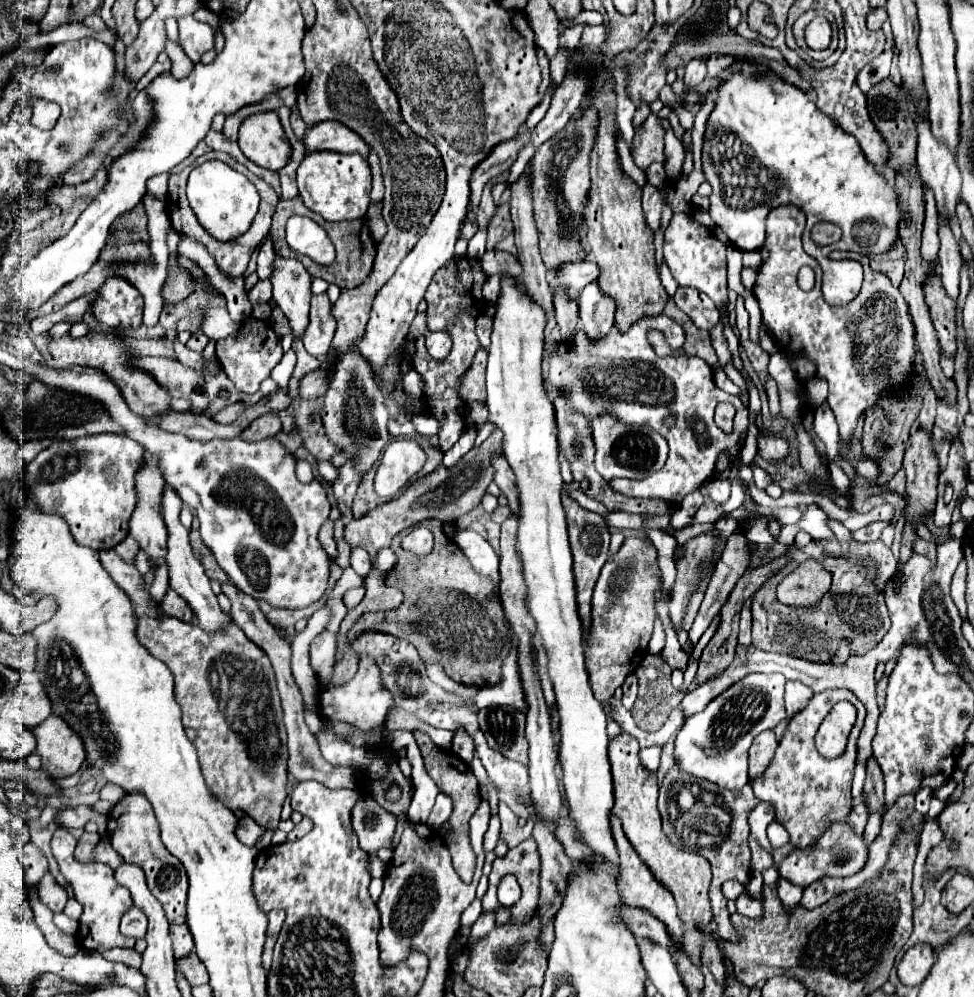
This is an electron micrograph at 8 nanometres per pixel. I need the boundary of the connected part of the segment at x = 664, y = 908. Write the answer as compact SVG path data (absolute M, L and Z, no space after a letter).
M612 815L610 823L612 823L614 841L616 841L616 847L618 847L618 853L620 853L620 893L624 897L624 903L630 905L630 907L644 907L644 909L648 909L652 915L656 915L668 927L668 933L674 937L674 941L678 941L682 937L682 931L684 931L686 925L680 923L680 919L676 915L676 903L674 903L672 895L666 891L666 887L662 887L654 879L654 875L650 873L646 863L638 857L638 853L634 851L634 847L630 845L630 841L626 839L626 835L622 831L620 819L616 815Z

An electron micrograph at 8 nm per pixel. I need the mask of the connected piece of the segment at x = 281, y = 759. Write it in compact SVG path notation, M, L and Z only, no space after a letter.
M114 549L100 551L100 563L118 583L118 587L122 591L128 591L138 617L138 639L156 659L164 661L174 675L174 693L176 701L182 707L182 723L184 727L192 727L198 731L194 747L198 751L202 775L212 795L220 799L220 803L230 807L230 811L244 811L262 829L278 829L280 809L288 795L288 749L282 721L282 703L268 655L264 655L264 651L260 651L260 647L256 647L244 635L244 631L236 627L236 623L228 623L228 627L208 633L194 621L184 623L182 619L164 615L160 611L160 603L150 597L148 579L140 575L136 567L124 563Z

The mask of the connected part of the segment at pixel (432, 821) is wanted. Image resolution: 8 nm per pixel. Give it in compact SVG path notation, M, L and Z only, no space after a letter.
M440 793L438 797L436 797L436 805L434 805L434 809L432 809L432 813L430 813L430 817L428 817L428 827L434 827L434 829L438 829L446 819L448 819L448 815L452 813L452 801L444 795L444 793Z

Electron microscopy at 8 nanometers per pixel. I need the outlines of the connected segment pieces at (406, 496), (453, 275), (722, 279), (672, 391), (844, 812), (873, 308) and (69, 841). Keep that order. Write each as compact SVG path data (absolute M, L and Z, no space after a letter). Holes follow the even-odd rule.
M496 429L480 447L474 447L472 451L468 451L460 463L456 463L454 467L444 467L438 465L430 475L416 479L414 483L410 483L404 493L400 493L396 499L378 505L376 509L372 509L368 515L360 517L360 519L352 519L346 527L344 527L344 539L350 547L362 547L370 553L372 563L376 553L382 547L390 547L390 541L396 533L410 529L418 523L422 523L424 519L440 519L440 521L456 521L458 517L470 513L482 499L482 495L486 493L486 487L492 483L494 471L492 471L492 463L490 457L492 453L502 453L502 435L500 429Z
M454 257L448 261L432 279L428 291L426 291L426 301L428 301L428 331L444 331L452 337L452 349L446 359L434 359L424 343L424 335L416 339L416 357L412 361L414 369L422 373L426 387L424 395L430 399L432 413L444 423L440 431L440 449L448 451L458 437L462 435L464 429L464 403L458 399L458 381L460 375L470 367L476 351L480 349L476 331L470 327L474 325L474 319L482 313L486 303L482 301L482 285L486 281L486 273L482 271L480 263L470 257Z
M674 215L670 225L664 231L664 261L672 271L672 277L682 287L696 287L698 291L706 293L718 307L724 322L724 335L728 348L732 351L732 363L736 371L742 371L742 357L740 357L740 341L734 334L726 314L728 303L728 285L726 285L726 245L716 239L716 235L696 223L690 215Z
M664 313L658 317L642 317L632 329L620 333L616 325L612 331L604 335L604 339L588 339L584 329L576 329L574 337L568 343L556 341L554 349L548 357L548 377L546 383L554 389L552 395L564 395L576 411L580 411L588 423L596 419L596 415L616 415L622 423L638 423L652 427L658 431L670 447L668 459L664 467L648 479L610 479L606 481L614 491L622 491L628 497L648 497L662 499L666 503L680 503L684 495L696 491L706 479L714 475L718 453L726 449L726 439L738 443L746 437L748 429L748 409L740 403L738 397L732 397L720 391L712 381L712 369L700 357L684 355L684 329L668 319ZM648 329L664 331L668 345L676 351L672 357L658 357L652 345L646 339ZM720 401L734 403L734 433L726 435L714 421L714 409ZM668 413L676 413L678 421L672 429L664 427L662 419Z
M826 689L822 693L814 693L810 703L790 719L788 731L784 733L770 767L756 781L752 781L756 797L774 803L776 819L790 833L790 843L794 843L796 849L812 847L812 843L816 843L816 839L820 839L820 835L824 835L824 831L828 831L832 823L848 821L854 807L850 789L854 777L856 743L864 727L864 719L866 719L866 707L850 689ZM844 699L858 709L858 719L848 739L848 751L840 759L826 761L814 747L814 735L818 731L818 725L830 713L830 709Z
M794 205L772 209L766 223L764 243L764 249L768 249L770 255L758 269L752 291L760 303L762 321L768 325L778 351L786 357L788 353L790 357L806 357L816 365L816 377L828 381L830 393L826 403L834 411L840 427L840 447L844 453L850 453L858 419L882 401L884 393L906 391L912 385L916 357L920 355L916 347L916 327L902 293L884 273L874 271L864 255L852 253L864 267L860 293L848 305L828 305L820 291L820 263L802 249L805 225L805 213ZM802 265L812 267L816 273L812 291L800 291L796 285L796 275Z
M62 829L62 837L52 837L52 853L60 865L60 871L62 871L64 879L72 885L76 901L84 907L84 913L80 917L80 929L76 935L78 943L84 949L92 949L92 951L100 951L100 953L114 949L114 947L134 947L136 939L120 935L120 919L124 917L124 911L128 911L128 907L132 907L130 891L126 891L120 883L116 883L114 871L108 865L80 863L74 857L74 849L76 849L76 839L66 829Z

